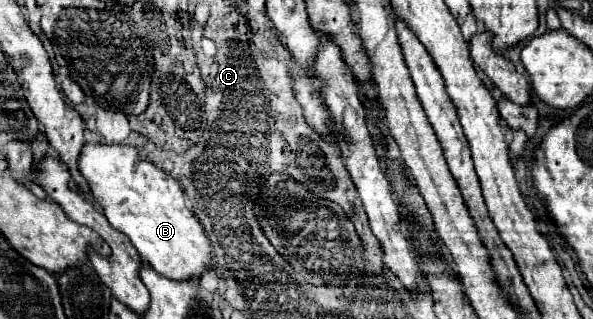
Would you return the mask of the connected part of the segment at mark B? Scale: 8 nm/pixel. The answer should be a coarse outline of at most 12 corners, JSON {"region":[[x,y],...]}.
{"region":[[124,144],[78,170],[110,226],[162,276],[214,262],[180,184]]}

